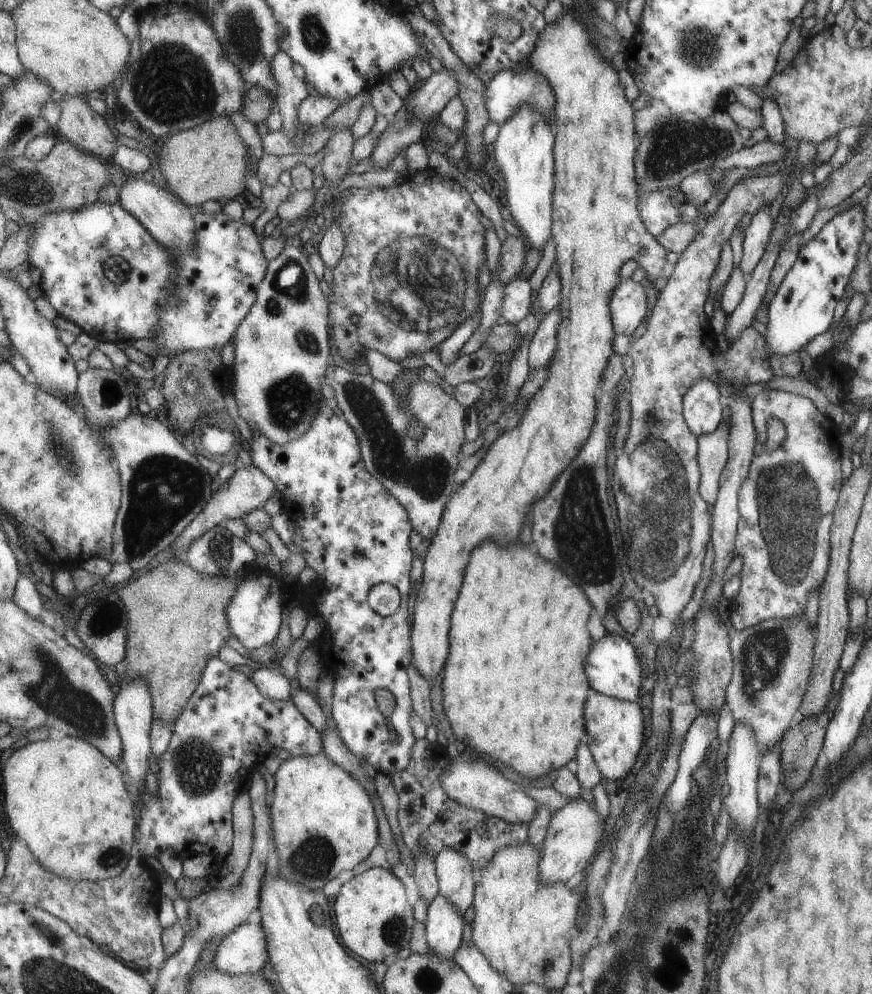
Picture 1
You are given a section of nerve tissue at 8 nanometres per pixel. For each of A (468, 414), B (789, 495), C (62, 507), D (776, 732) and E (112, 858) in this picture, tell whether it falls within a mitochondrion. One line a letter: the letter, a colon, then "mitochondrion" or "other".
A: other
B: mitochondrion
C: other
D: other
E: mitochondrion

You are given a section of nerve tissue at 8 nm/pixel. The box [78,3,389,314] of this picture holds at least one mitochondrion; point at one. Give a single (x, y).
(171, 85)

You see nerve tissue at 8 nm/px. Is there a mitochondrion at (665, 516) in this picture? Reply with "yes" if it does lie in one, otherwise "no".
yes

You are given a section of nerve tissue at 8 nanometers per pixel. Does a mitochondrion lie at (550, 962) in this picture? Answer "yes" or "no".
yes

